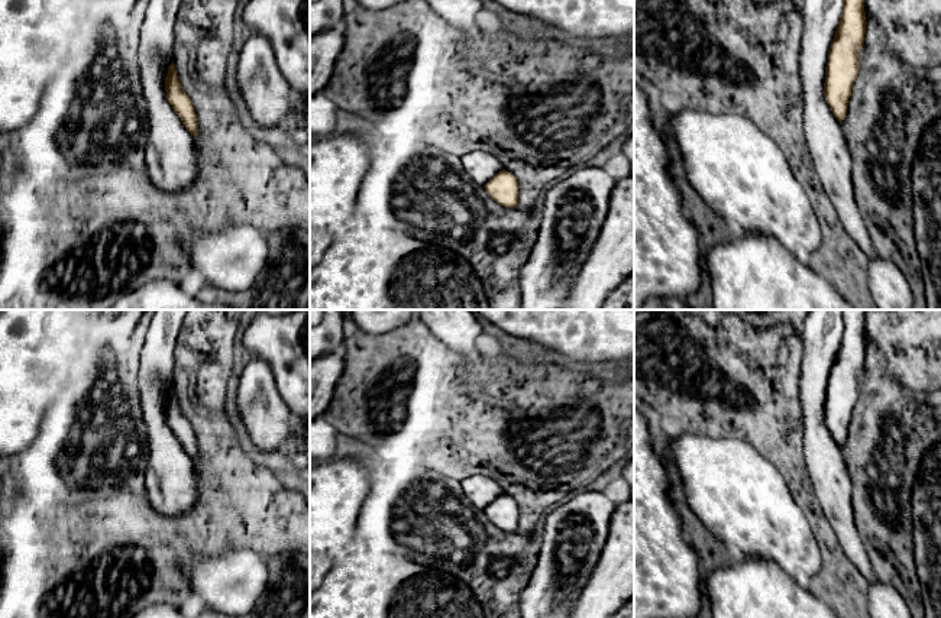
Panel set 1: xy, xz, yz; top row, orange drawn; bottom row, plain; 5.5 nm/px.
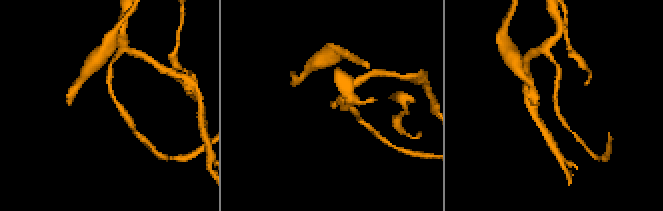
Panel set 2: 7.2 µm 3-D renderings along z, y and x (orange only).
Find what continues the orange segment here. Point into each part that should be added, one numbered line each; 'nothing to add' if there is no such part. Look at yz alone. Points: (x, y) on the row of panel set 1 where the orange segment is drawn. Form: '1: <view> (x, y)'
1: yz (827, 144)

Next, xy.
1: xy (168, 151)

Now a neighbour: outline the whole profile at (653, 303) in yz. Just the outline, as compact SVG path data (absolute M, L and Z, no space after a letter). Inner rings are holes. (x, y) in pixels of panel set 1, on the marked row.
M650 297L641 305L641 310L692 310L689 301L678 297Z

